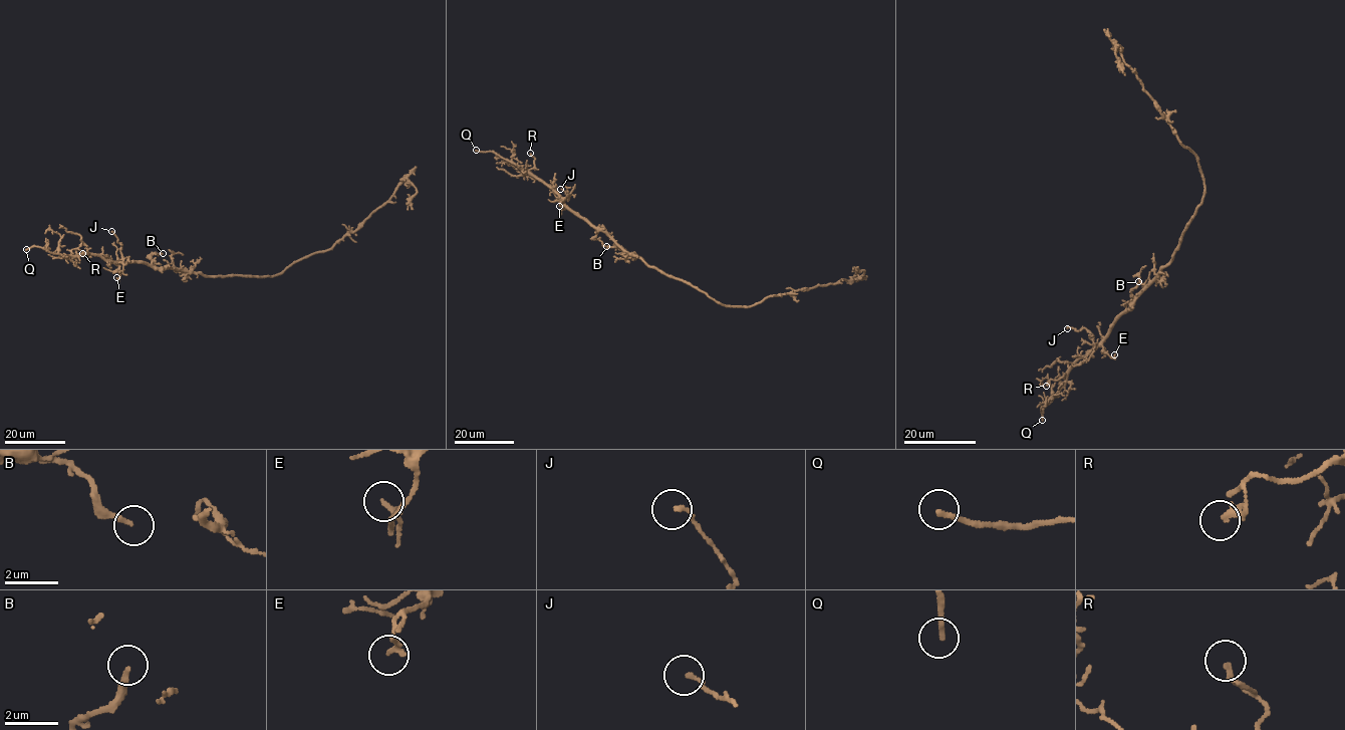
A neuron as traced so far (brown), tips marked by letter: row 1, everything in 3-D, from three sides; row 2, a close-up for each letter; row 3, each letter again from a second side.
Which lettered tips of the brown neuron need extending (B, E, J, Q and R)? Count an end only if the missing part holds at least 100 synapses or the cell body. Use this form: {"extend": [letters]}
{"extend": ["Q"]}

